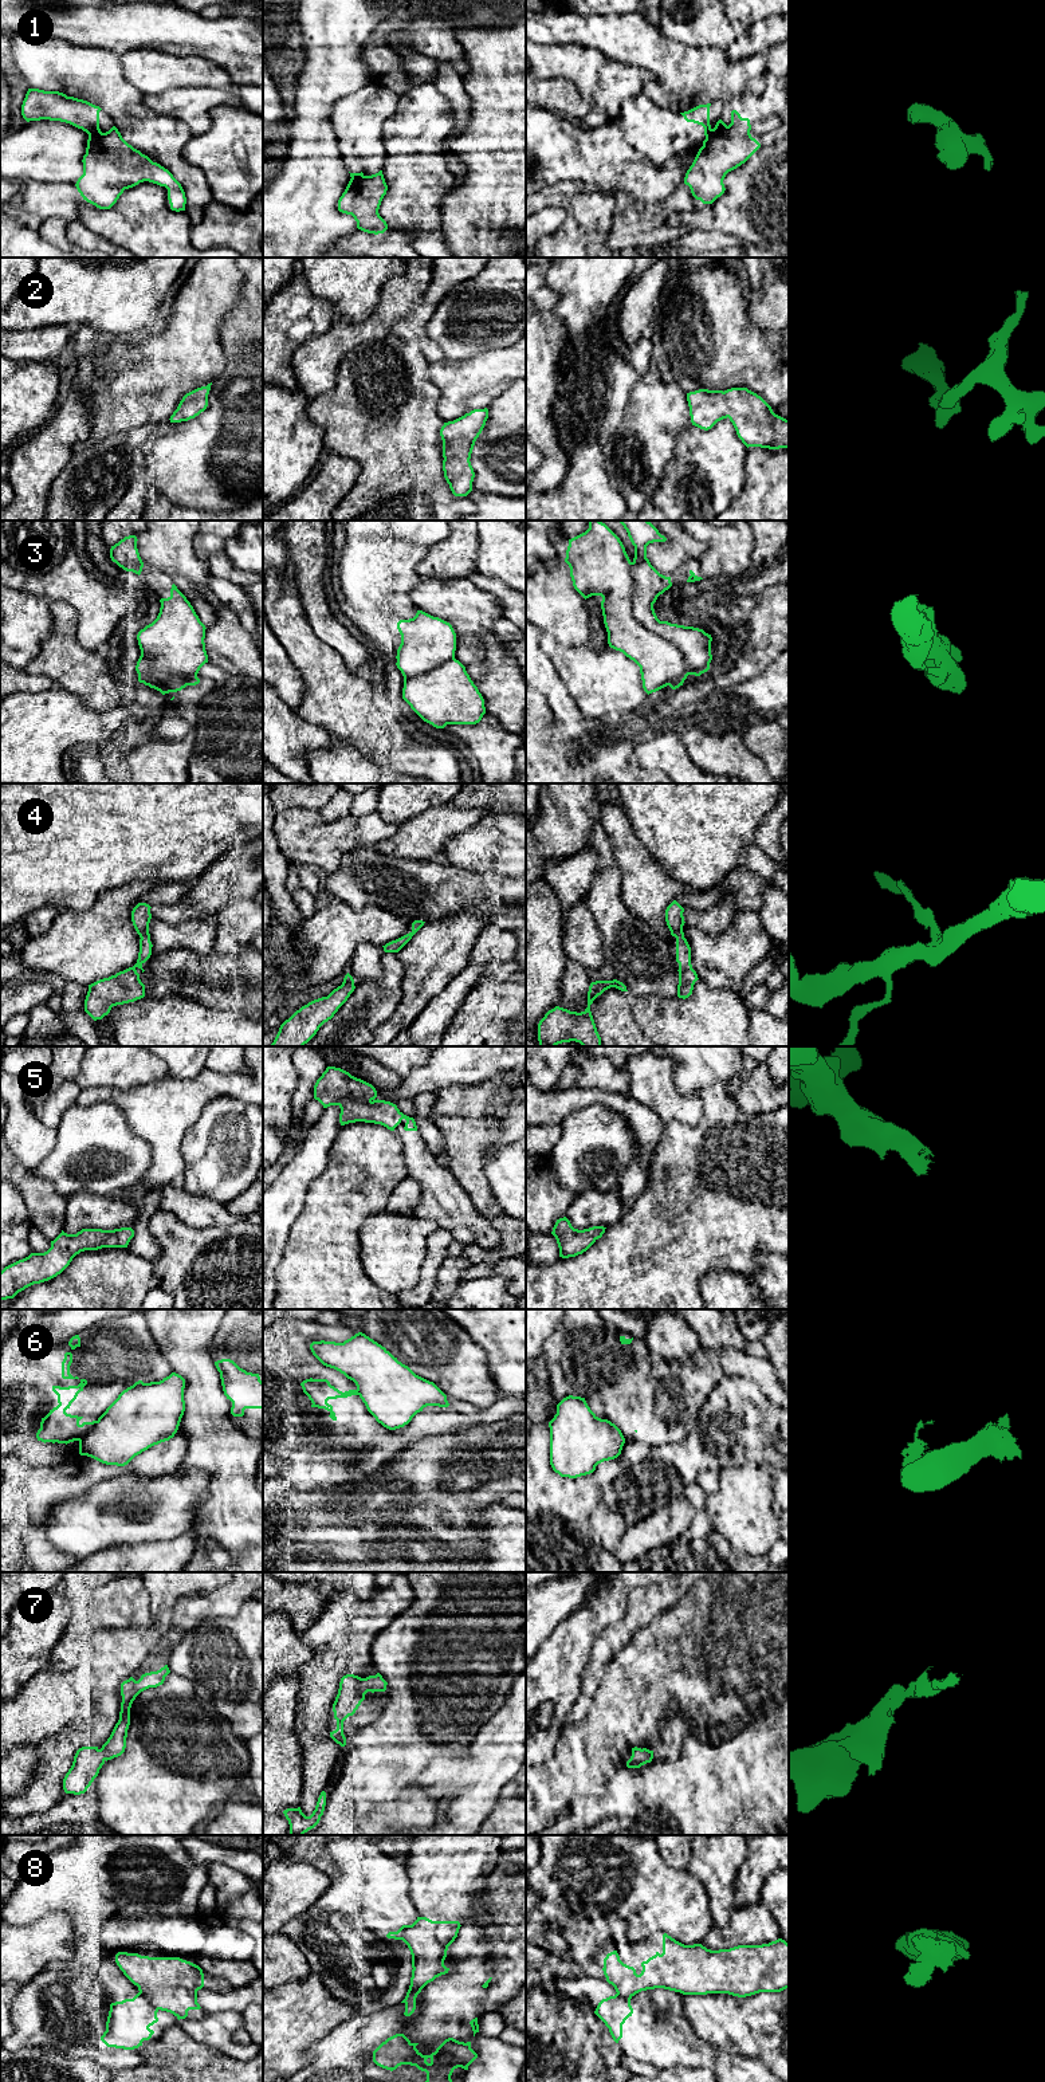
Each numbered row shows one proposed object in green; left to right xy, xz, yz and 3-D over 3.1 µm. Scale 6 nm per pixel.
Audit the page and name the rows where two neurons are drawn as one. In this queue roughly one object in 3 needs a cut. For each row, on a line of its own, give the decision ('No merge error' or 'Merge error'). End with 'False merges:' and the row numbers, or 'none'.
1: Merge error
2: No merge error
3: Merge error
4: No merge error
5: No merge error
6: Merge error
7: No merge error
8: Merge error
False merges: 1, 3, 6, 8

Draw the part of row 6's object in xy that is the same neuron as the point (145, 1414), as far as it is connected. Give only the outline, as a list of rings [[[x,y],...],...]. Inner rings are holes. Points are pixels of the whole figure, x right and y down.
[[[176,1372],[160,1382],[135,1382],[79,1439],[79,1454],[125,1466],[149,1447],[169,1441],[185,1411],[184,1388],[185,1379]]]

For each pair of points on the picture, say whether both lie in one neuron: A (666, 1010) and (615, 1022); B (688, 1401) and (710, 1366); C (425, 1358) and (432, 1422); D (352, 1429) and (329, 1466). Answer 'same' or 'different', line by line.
A: different
B: same
C: different
D: same

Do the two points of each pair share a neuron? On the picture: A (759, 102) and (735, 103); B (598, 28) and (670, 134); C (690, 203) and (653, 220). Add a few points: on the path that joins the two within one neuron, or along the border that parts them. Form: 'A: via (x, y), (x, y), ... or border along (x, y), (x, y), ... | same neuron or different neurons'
A: via (754, 103), (741, 103) | same neuron
B: border along (643, 91), (657, 105), (670, 110) | different neurons
C: via (680, 203), (672, 203), (663, 211) | same neuron

